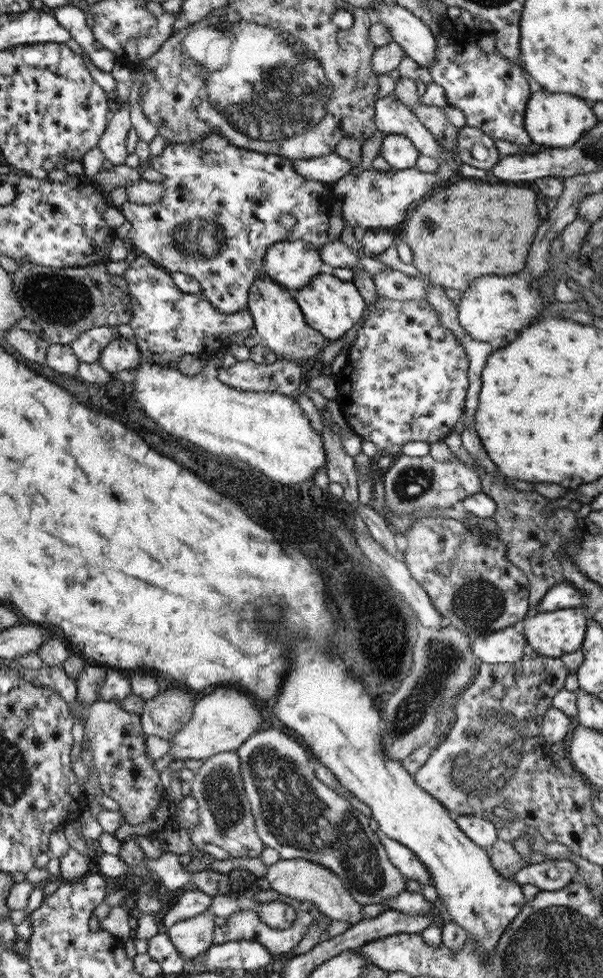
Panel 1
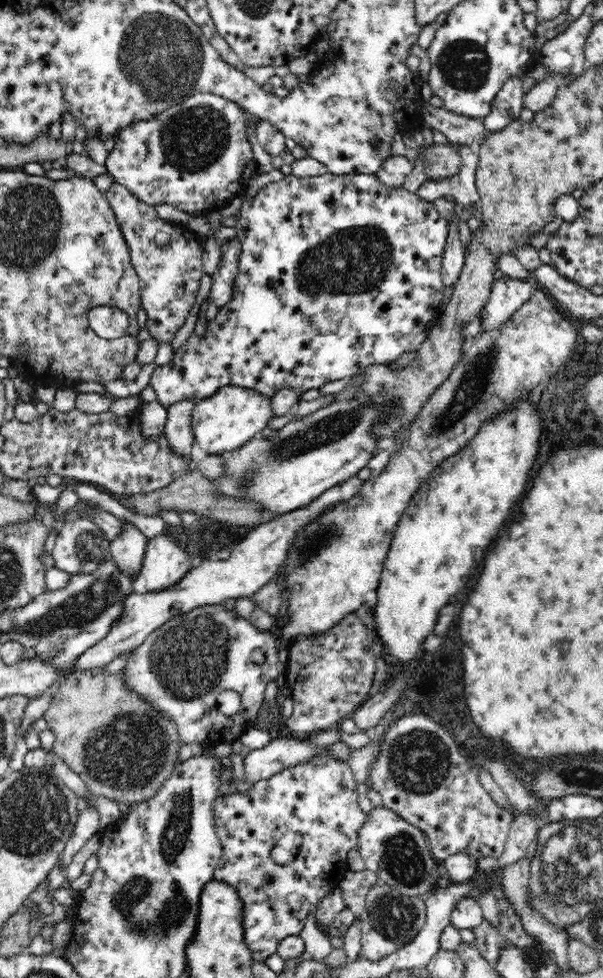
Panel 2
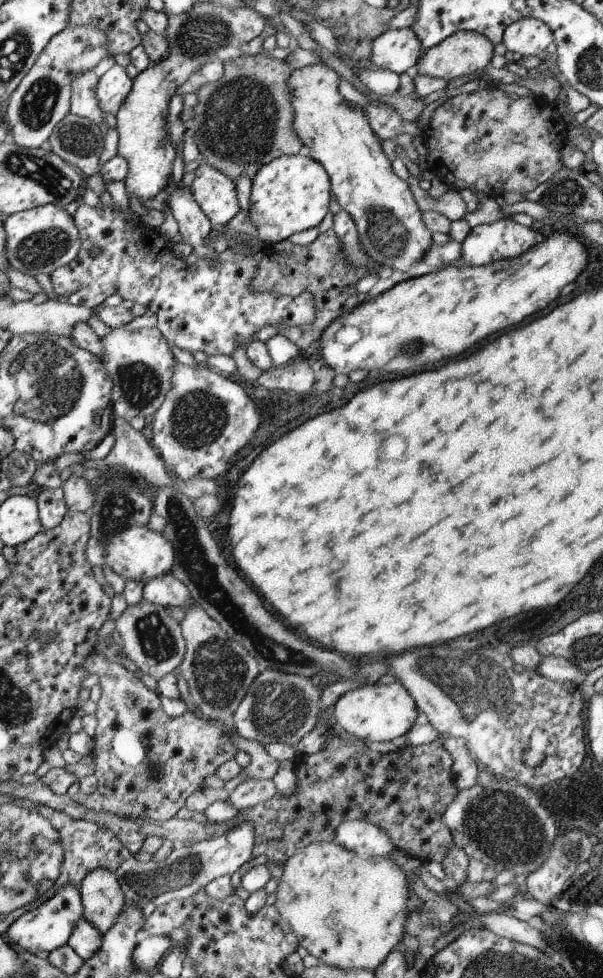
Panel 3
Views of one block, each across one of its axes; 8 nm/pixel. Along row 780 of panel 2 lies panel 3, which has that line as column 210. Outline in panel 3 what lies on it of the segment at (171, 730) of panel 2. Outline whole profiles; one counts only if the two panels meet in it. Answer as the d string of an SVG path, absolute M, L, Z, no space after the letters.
M261 50L254 56L249 56L243 51L235 60L223 63L223 70L224 75L218 81L206 82L195 93L198 101L192 108L193 119L187 123L187 127L195 132L199 156L233 181L239 175L251 178L259 168L278 156L302 153L299 139L292 130L293 113L290 92L286 87L291 68L280 59L268 58Z

